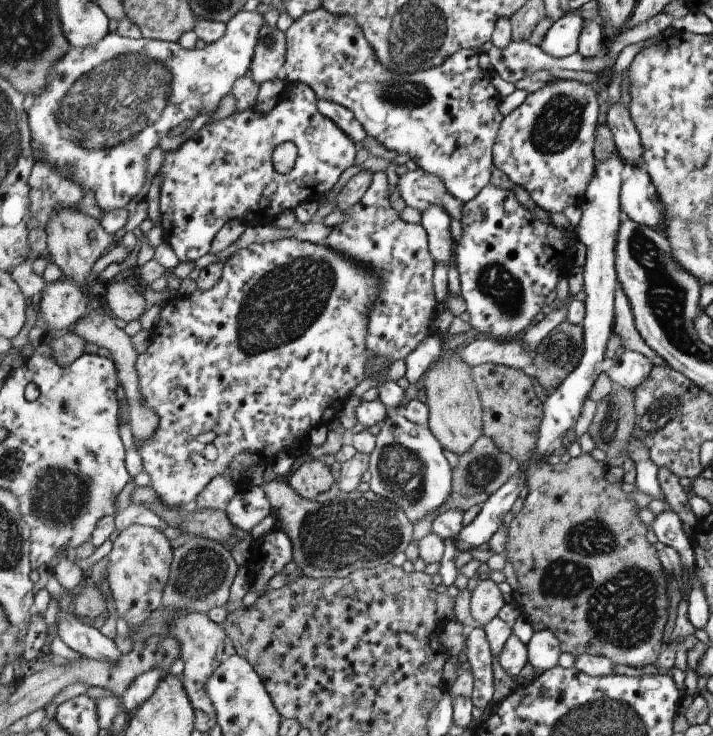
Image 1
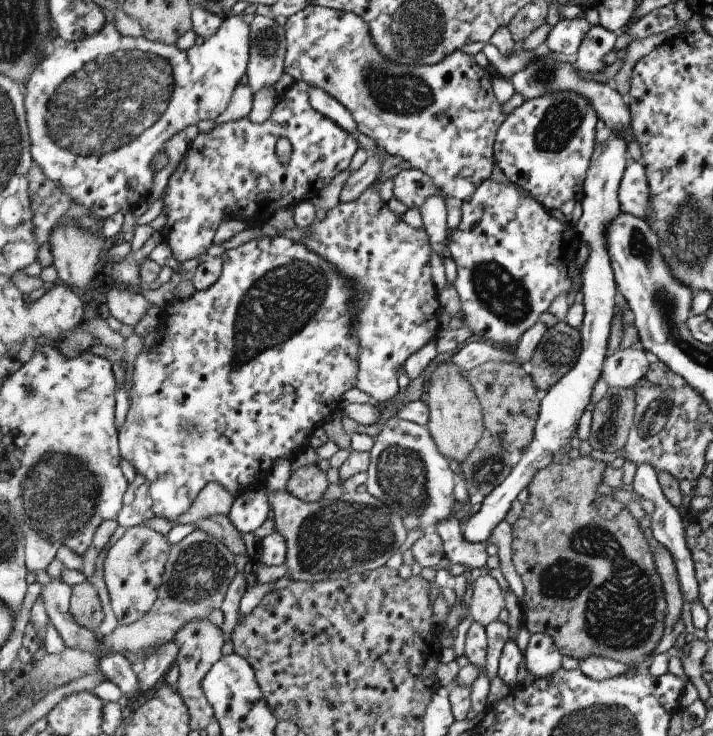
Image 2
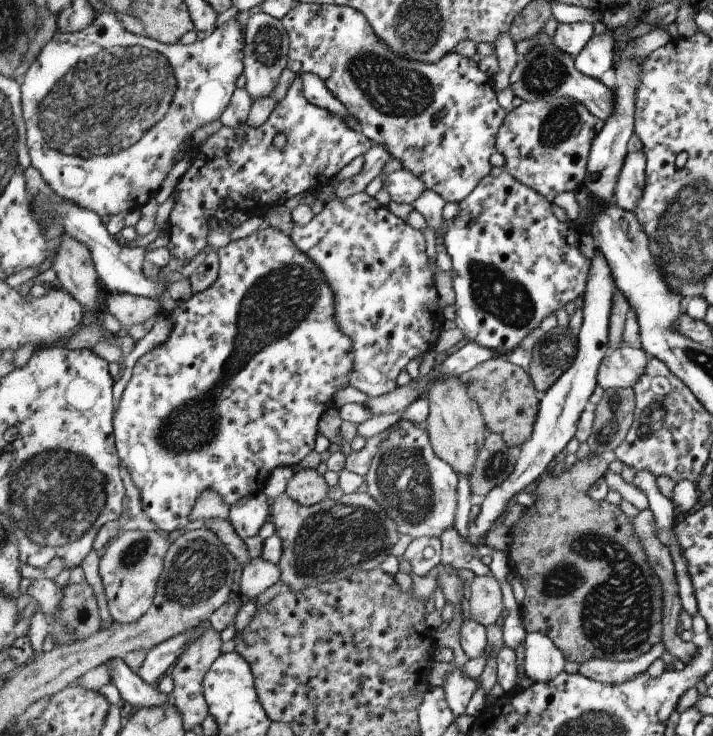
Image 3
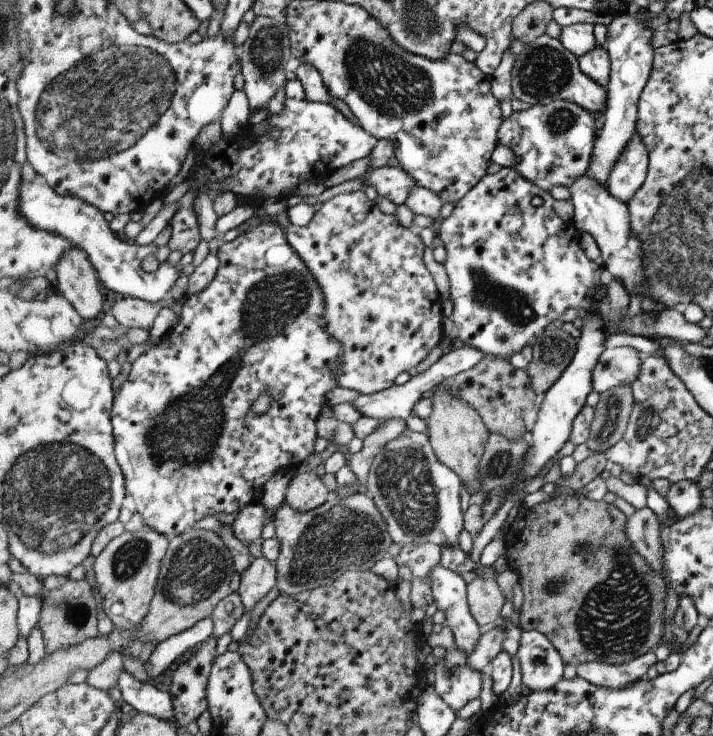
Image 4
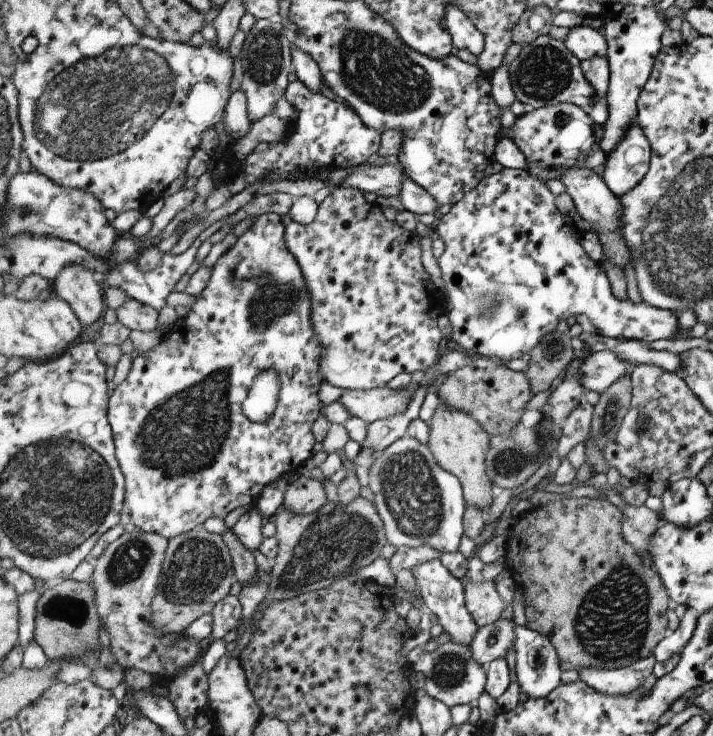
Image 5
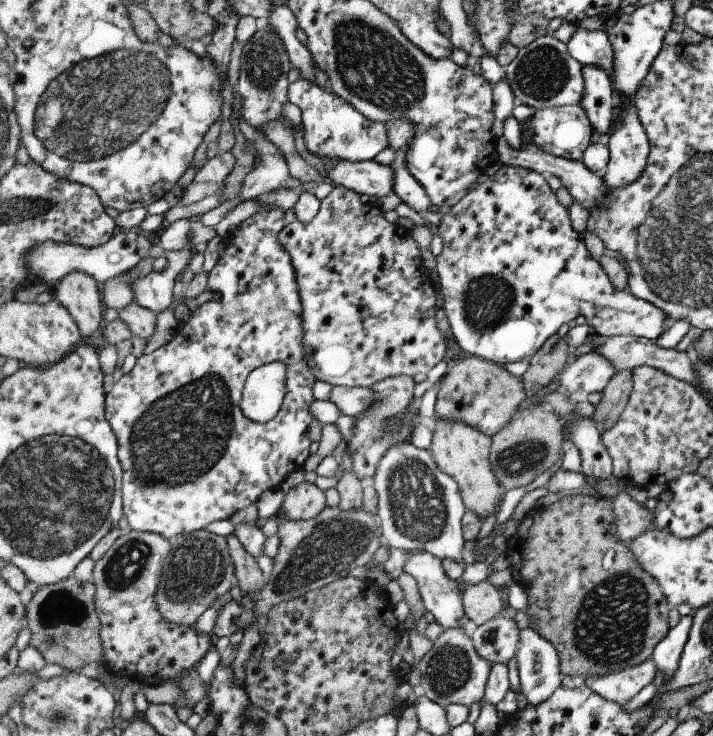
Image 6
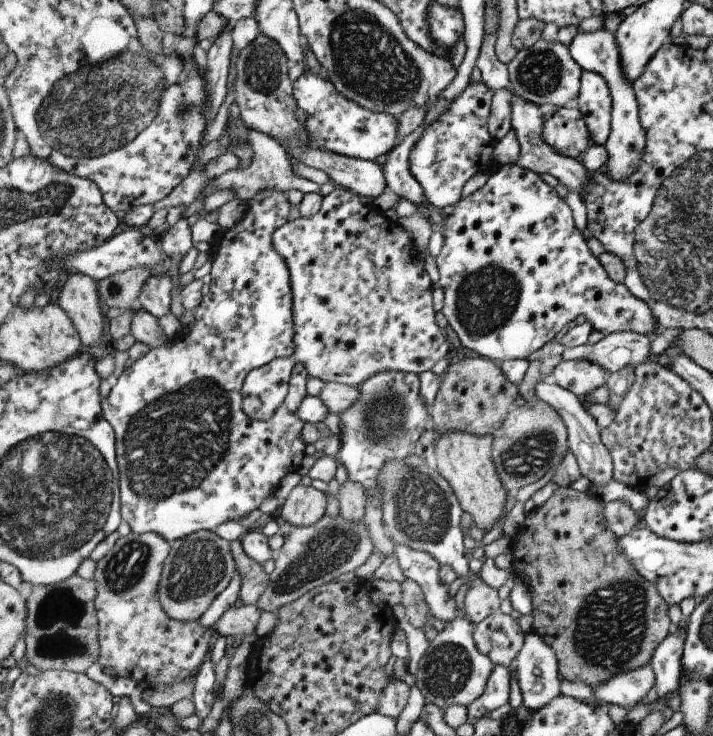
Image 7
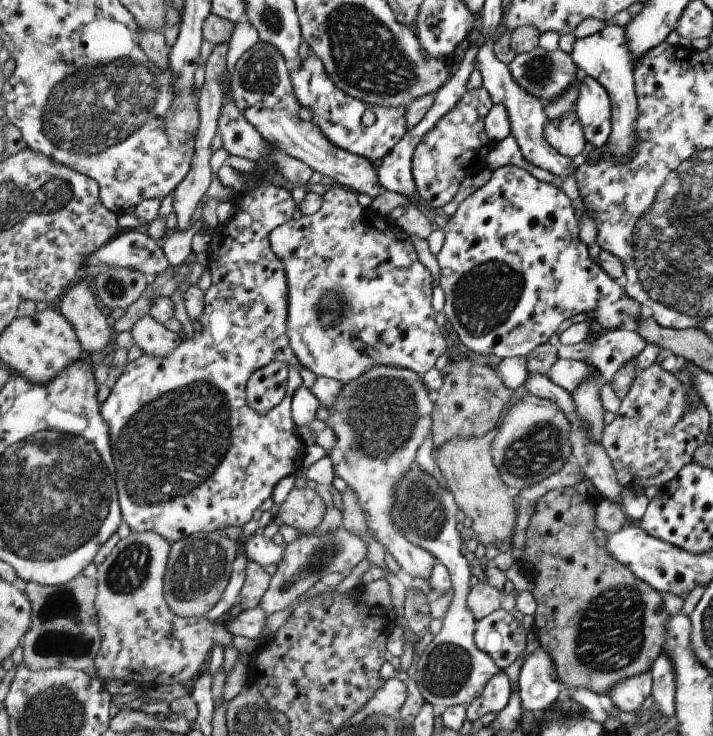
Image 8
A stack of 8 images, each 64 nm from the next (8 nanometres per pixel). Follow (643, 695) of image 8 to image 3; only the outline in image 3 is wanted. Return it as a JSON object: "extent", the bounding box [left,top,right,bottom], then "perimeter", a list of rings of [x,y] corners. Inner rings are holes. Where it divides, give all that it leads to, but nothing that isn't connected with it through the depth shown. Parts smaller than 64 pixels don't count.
{"extent":[579,642,667,683],"perimeter":[[[661,642],[656,644],[646,655],[634,661],[615,662],[615,660],[593,658],[581,663],[579,671],[583,673],[583,676],[602,683],[627,682],[627,680],[647,672],[649,666],[655,660],[659,660],[665,650],[667,650],[667,646],[665,646],[665,642]]]}

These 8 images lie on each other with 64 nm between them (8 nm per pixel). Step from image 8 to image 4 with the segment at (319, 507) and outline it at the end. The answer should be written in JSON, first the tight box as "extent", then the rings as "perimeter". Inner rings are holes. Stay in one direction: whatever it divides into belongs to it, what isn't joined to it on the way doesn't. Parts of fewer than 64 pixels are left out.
{"extent":[286,471,331,512],"perimeter":[[[313,471],[295,475],[286,492],[286,504],[301,512],[323,506],[331,497],[327,486]]]}

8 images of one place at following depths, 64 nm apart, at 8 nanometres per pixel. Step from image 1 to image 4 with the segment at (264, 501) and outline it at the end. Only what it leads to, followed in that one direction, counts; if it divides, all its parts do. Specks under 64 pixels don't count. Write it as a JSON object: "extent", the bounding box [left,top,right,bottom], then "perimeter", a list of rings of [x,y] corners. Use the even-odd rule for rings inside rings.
{"extent":[232,502,267,544],"perimeter":[[[252,502],[243,506],[233,514],[232,528],[239,540],[245,544],[253,544],[261,537],[261,532],[265,526],[265,514],[267,508],[263,506],[263,502]]]}

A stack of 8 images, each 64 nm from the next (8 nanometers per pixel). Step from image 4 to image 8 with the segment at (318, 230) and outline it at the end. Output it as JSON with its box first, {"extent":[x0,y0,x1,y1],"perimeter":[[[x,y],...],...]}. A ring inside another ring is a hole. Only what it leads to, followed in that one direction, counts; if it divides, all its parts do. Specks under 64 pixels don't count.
{"extent":[270,185,447,383],"perimeter":[[[333,185],[333,188],[323,195],[322,208],[318,214],[302,215],[299,220],[291,220],[277,228],[270,236],[270,244],[274,254],[283,262],[286,268],[286,276],[290,288],[290,308],[288,334],[290,346],[295,352],[299,363],[311,370],[317,377],[328,377],[341,383],[351,383],[359,379],[365,372],[374,365],[392,365],[404,367],[425,375],[430,372],[437,362],[439,356],[447,350],[447,340],[441,332],[440,325],[435,322],[435,308],[433,308],[433,278],[431,270],[421,264],[417,250],[409,239],[410,234],[401,228],[397,223],[393,224],[387,220],[387,216],[379,216],[369,208],[361,208],[357,202],[358,194],[347,187]]]}

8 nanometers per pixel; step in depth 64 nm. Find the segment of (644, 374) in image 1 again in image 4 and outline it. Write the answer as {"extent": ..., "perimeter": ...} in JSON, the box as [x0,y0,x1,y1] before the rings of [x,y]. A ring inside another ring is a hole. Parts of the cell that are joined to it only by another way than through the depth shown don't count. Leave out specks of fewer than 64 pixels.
{"extent":[593,348,645,392],"perimeter":[[[632,348],[607,349],[593,370],[593,388],[607,392],[618,386],[632,386],[641,372],[645,355]]]}

